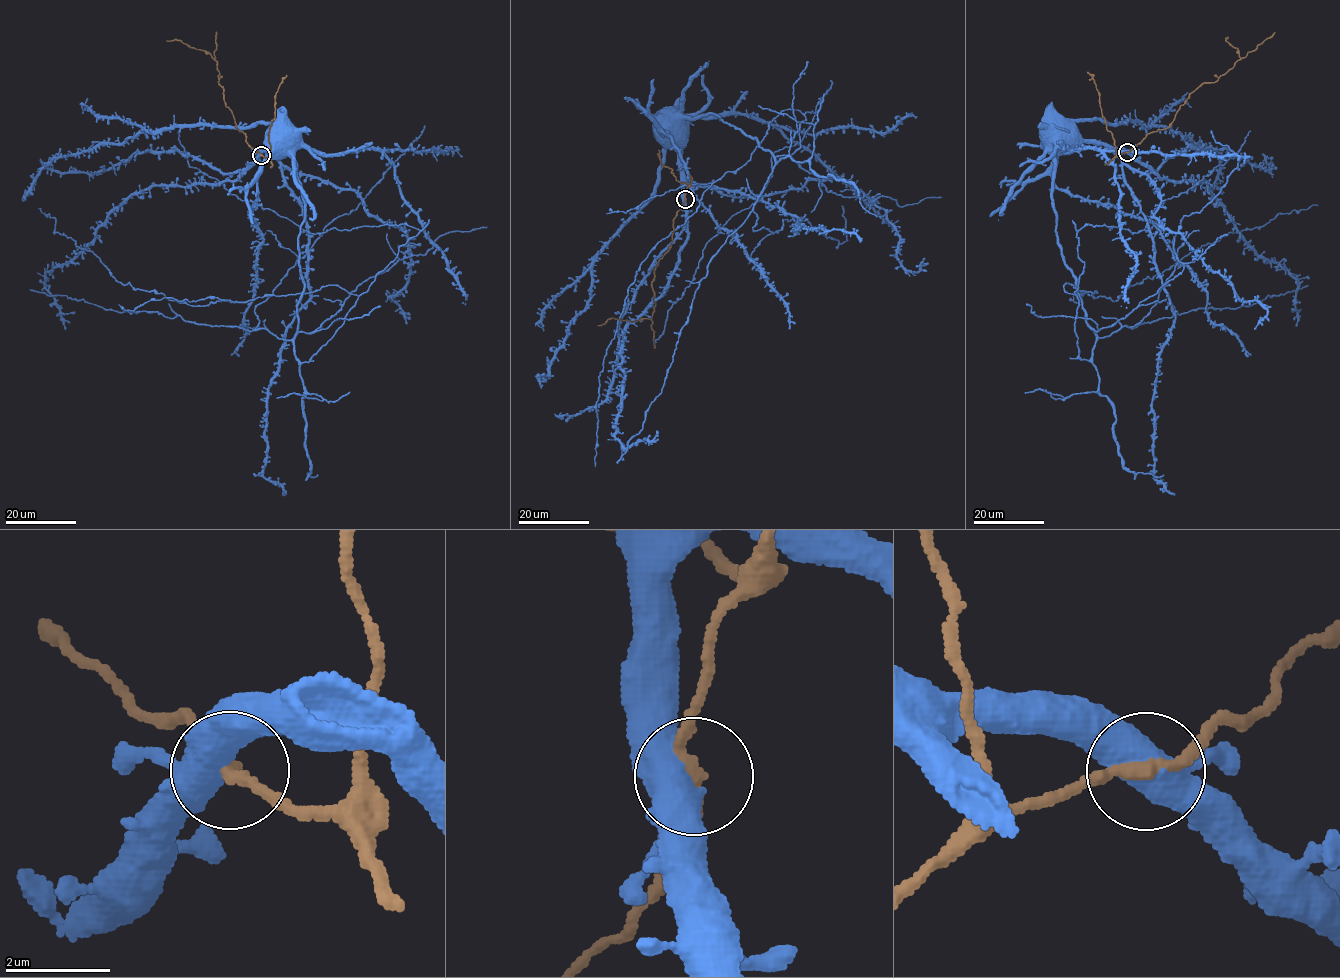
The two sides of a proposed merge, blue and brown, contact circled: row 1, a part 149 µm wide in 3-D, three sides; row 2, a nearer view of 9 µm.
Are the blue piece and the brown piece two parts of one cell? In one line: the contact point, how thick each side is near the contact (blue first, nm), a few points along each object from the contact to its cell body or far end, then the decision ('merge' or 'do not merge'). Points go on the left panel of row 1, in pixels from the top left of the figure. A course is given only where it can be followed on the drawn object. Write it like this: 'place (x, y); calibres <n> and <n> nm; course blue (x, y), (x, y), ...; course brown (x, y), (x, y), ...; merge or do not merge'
place (261, 155); calibres 550 and 240 nm; course blue (261, 154), (278, 146), (270, 131), (277, 120); course brown (261, 154), (249, 146), (226, 105), (215, 60), (183, 42), (166, 41); merge

